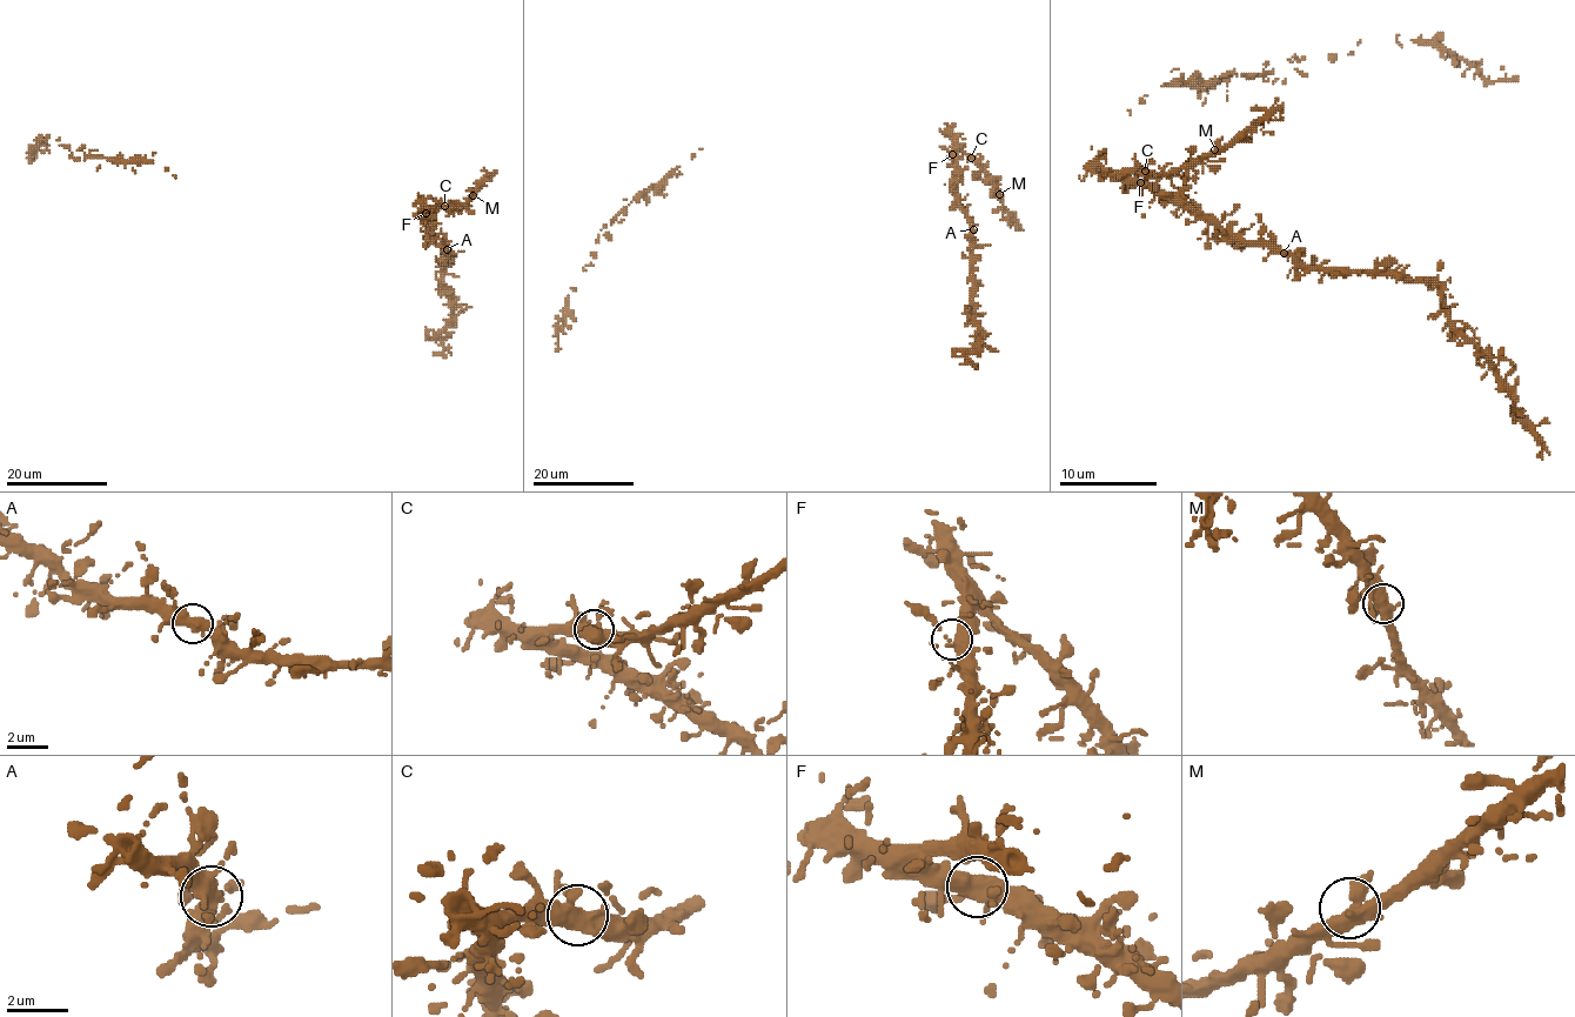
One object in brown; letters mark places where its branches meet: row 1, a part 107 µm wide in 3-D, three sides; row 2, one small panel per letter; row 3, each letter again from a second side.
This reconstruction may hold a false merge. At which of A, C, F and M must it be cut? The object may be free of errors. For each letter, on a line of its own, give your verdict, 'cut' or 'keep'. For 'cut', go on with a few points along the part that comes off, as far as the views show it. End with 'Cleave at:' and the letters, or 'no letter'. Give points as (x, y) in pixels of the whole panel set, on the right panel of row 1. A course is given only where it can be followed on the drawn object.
A: keep
C: keep
F: keep
M: keep
Cleave at: no letter

